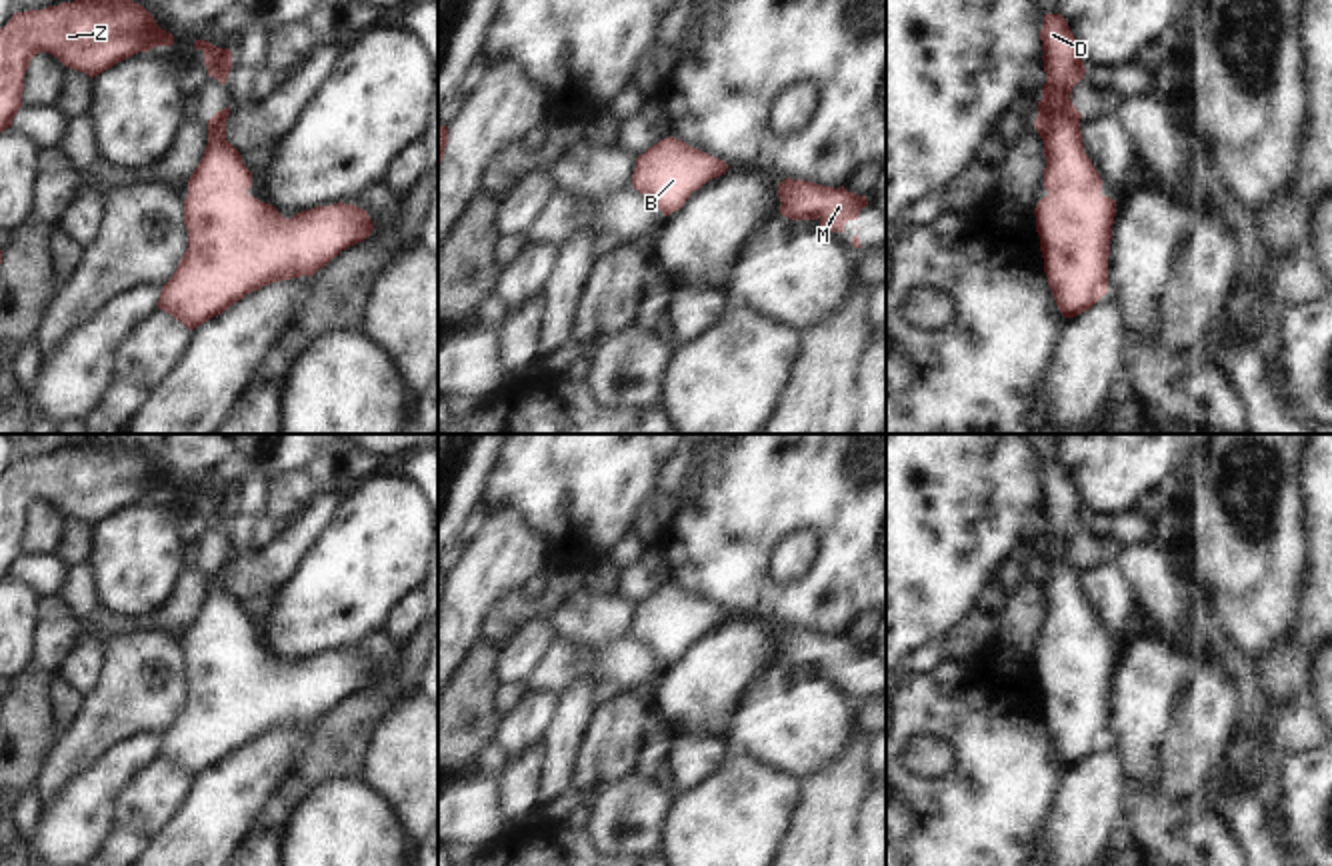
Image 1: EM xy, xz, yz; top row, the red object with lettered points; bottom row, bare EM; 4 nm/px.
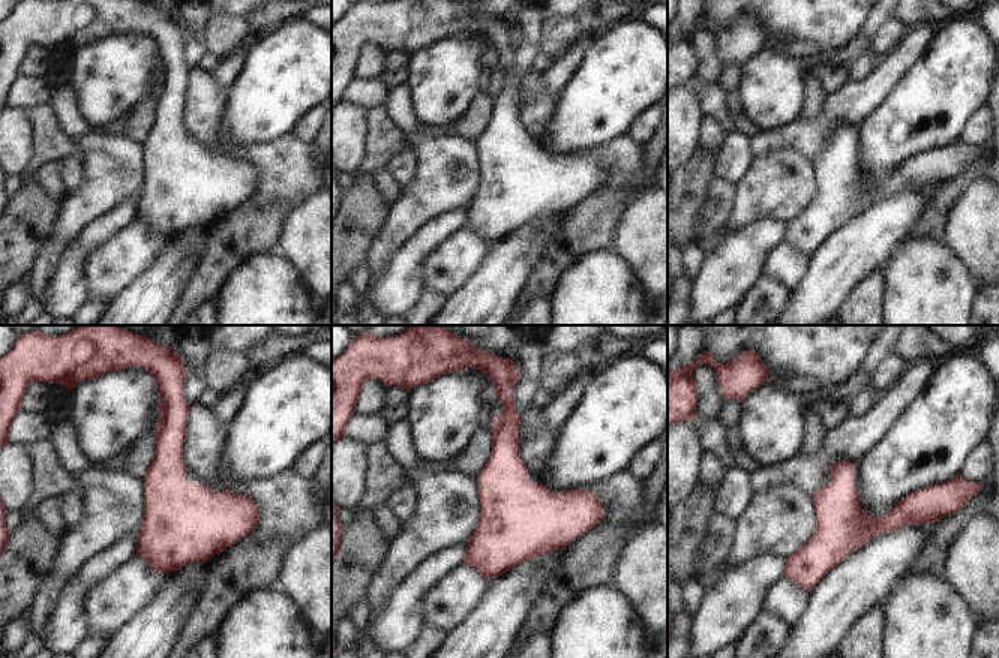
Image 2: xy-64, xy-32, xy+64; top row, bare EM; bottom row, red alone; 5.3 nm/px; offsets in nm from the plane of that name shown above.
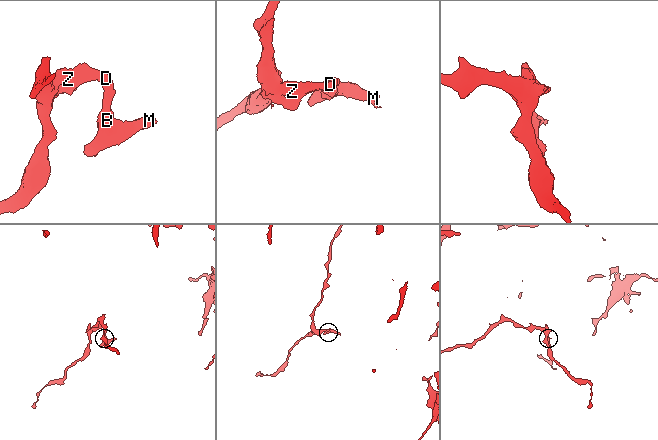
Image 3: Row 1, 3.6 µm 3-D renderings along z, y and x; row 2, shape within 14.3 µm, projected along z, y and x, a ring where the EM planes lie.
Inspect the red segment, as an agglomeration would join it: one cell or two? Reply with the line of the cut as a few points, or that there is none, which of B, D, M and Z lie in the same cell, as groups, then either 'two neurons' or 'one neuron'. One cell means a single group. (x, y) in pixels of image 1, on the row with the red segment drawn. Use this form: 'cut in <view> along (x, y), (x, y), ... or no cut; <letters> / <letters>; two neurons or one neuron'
no cut; B D M Z; one neuron

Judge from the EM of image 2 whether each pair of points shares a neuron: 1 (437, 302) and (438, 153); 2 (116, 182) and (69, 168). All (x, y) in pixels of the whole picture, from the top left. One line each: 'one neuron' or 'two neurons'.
1: two neurons
2: two neurons

